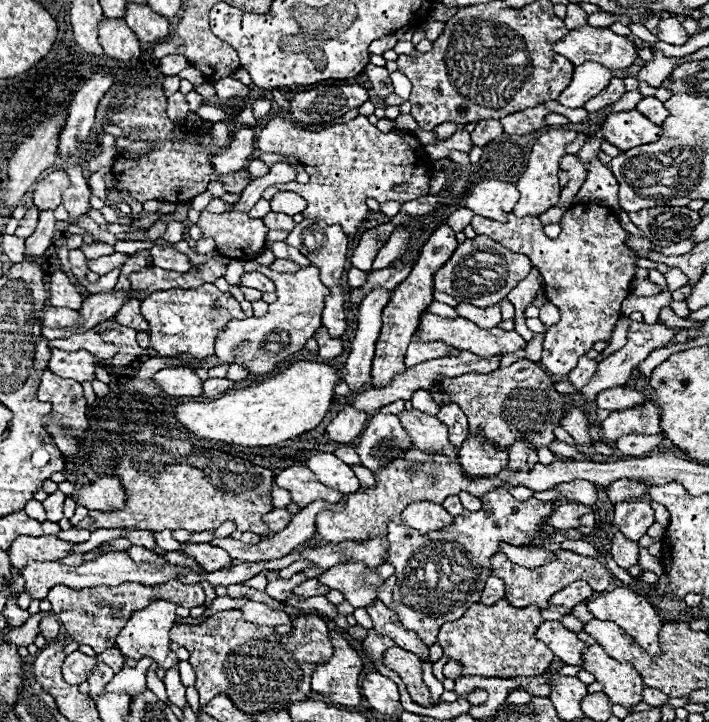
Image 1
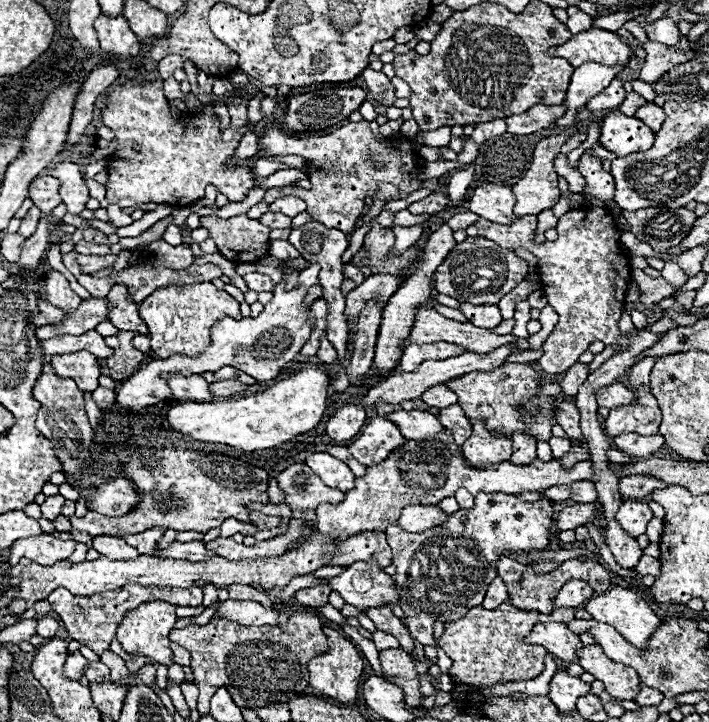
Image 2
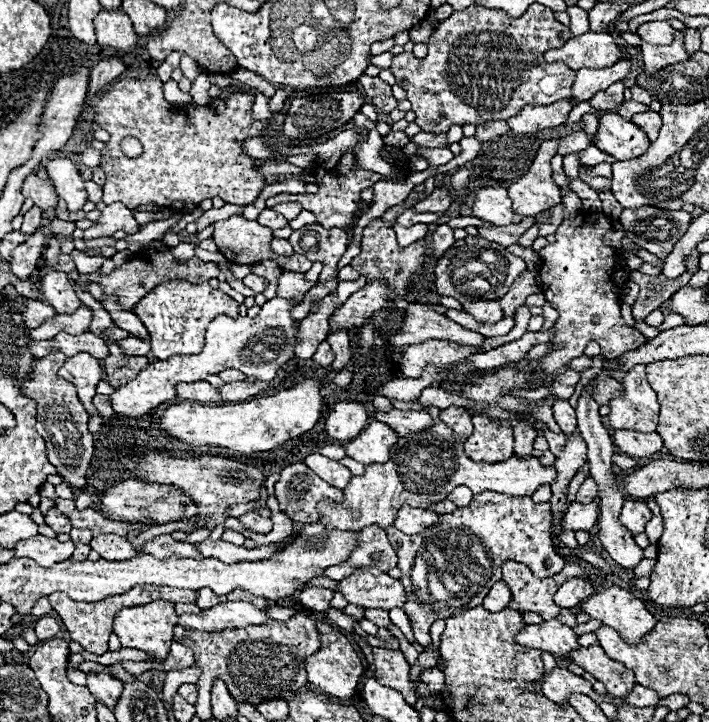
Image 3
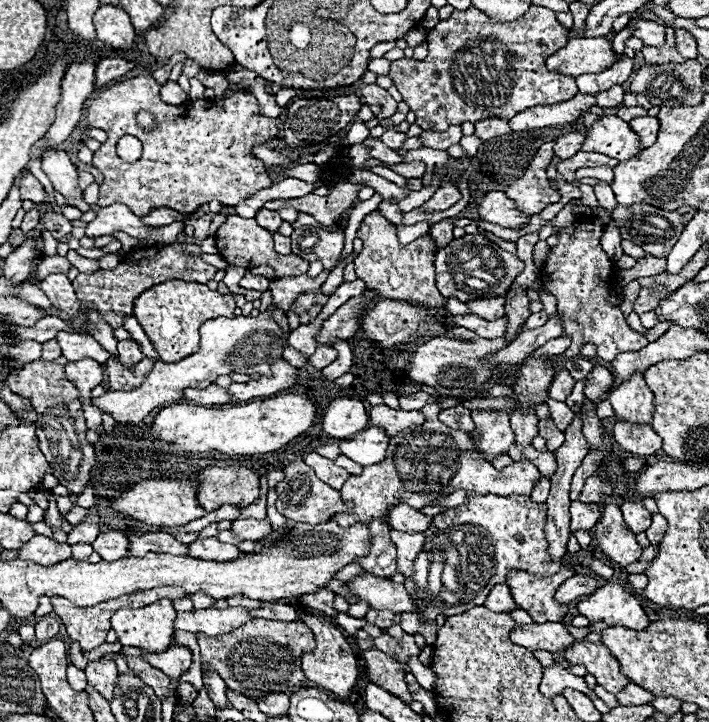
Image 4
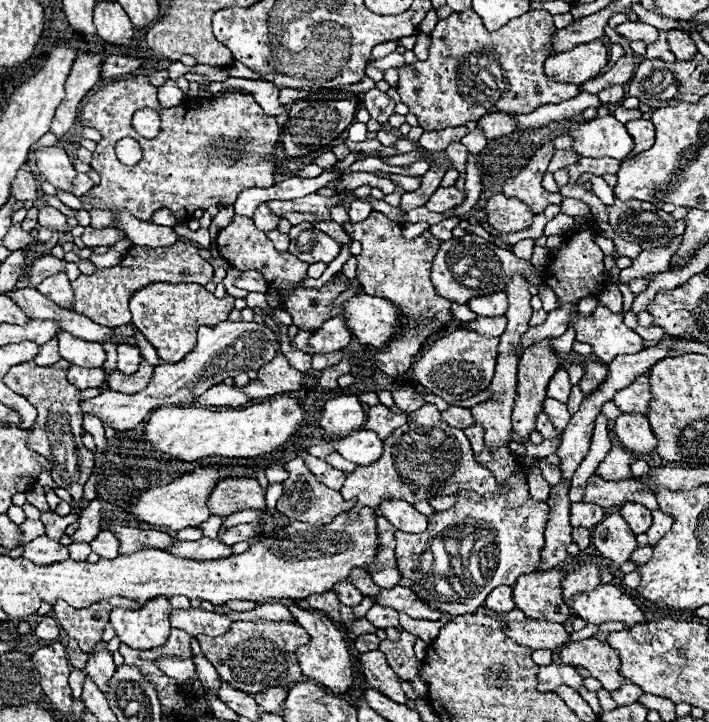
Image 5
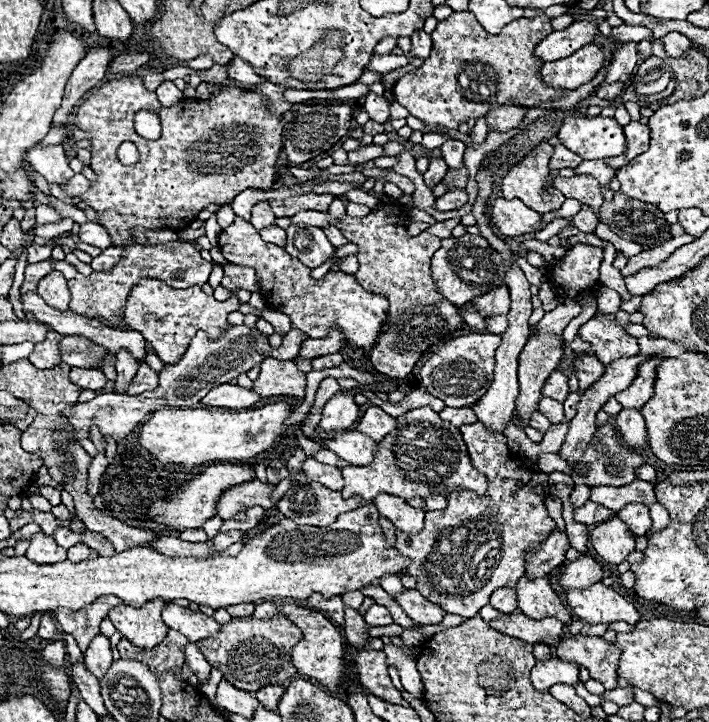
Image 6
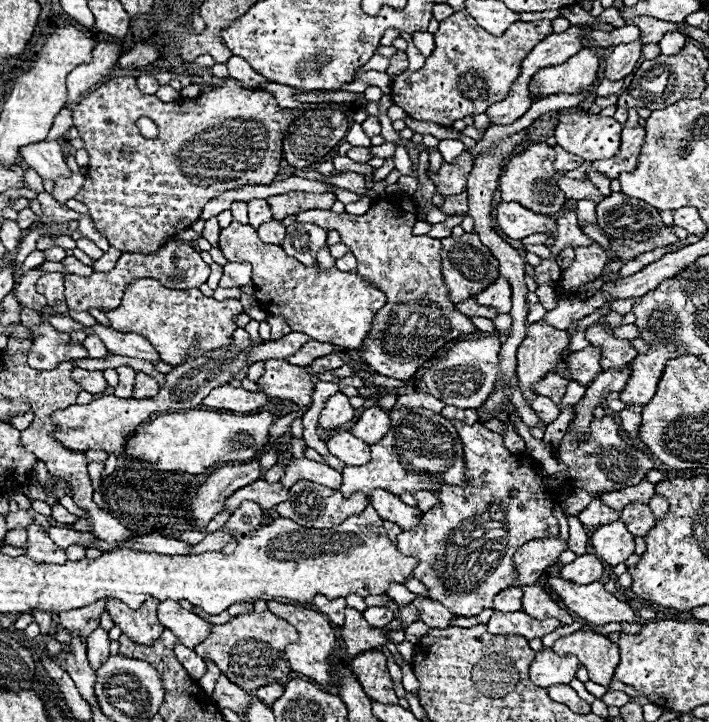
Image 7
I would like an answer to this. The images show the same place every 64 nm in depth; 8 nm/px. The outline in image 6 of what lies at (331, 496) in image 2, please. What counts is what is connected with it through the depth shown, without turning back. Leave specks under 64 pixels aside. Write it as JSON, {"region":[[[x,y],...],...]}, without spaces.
{"region":[[[296,448],[294,456],[288,460],[286,468],[290,470],[290,474],[294,474],[292,486],[288,488],[288,492],[282,496],[282,500],[278,500],[276,508],[286,516],[296,520],[298,524],[310,524],[310,526],[330,526],[340,514],[344,512],[352,512],[356,508],[360,508],[360,496],[348,498],[344,500],[340,492],[334,492],[330,488],[324,488],[322,484],[316,484],[314,480],[308,480],[308,476],[300,474],[300,464],[306,460],[306,454],[302,448]]]}

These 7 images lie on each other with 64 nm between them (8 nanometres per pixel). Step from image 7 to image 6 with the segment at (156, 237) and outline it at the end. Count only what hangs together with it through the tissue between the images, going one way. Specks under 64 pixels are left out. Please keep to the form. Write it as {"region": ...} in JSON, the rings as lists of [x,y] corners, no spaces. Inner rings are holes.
{"region":[[[126,76],[120,80],[110,80],[102,84],[88,100],[84,100],[78,110],[74,124],[92,134],[92,162],[90,168],[96,172],[96,182],[80,198],[84,204],[100,212],[100,224],[108,228],[112,242],[116,246],[132,240],[132,228],[186,228],[200,210],[210,204],[232,204],[234,196],[246,188],[270,188],[276,180],[276,160],[280,152],[280,136],[284,132],[282,116],[270,114],[266,110],[260,94],[242,90],[238,86],[224,86],[220,92],[212,94],[208,100],[186,98],[176,106],[162,108],[156,92],[144,88],[140,76]],[[138,110],[156,112],[162,126],[162,135],[158,140],[144,140],[134,132],[134,114]],[[122,142],[134,142],[140,150],[140,160],[134,166],[124,166],[116,158],[116,148]]]}

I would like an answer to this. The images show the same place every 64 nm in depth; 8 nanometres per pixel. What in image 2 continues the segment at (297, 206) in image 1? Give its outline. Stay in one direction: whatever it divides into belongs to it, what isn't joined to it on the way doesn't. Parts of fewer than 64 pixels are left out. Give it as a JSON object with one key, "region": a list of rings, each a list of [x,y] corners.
{"region":[[[280,196],[270,204],[272,212],[282,212],[282,214],[286,214],[290,218],[294,218],[297,214],[306,211],[306,208],[306,203],[300,198],[296,198],[296,196]]]}

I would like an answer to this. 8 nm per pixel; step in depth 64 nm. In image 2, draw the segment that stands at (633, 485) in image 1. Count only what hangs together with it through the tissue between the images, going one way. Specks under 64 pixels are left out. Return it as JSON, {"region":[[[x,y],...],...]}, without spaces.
{"region":[[[642,474],[624,476],[618,482],[618,494],[620,494],[622,500],[638,500],[638,498],[644,498],[652,490],[656,490],[656,488],[664,488],[664,484],[660,484],[658,478],[642,476]]]}

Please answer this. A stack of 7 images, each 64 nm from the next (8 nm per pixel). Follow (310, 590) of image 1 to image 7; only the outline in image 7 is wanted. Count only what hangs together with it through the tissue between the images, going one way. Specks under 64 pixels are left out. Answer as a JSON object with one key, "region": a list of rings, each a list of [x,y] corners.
{"region":[[[316,594],[316,596],[312,598],[312,604],[314,604],[322,614],[326,614],[330,622],[334,622],[334,624],[338,624],[338,626],[342,626],[342,624],[344,624],[344,608],[346,608],[344,598],[328,600],[326,596]]]}

